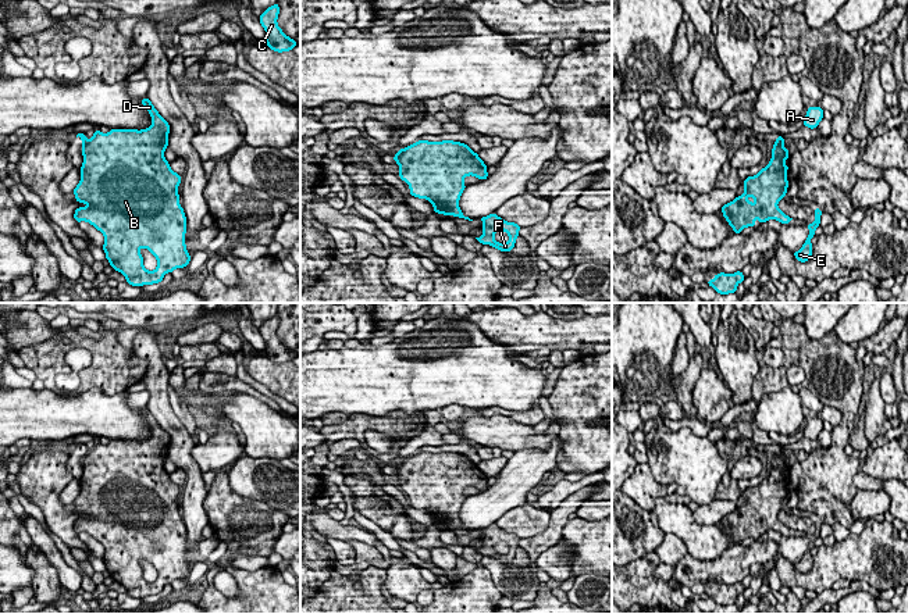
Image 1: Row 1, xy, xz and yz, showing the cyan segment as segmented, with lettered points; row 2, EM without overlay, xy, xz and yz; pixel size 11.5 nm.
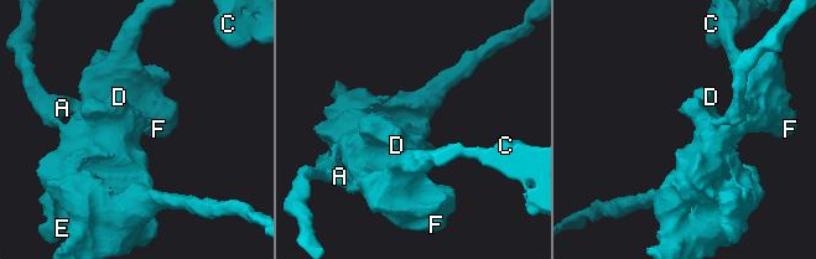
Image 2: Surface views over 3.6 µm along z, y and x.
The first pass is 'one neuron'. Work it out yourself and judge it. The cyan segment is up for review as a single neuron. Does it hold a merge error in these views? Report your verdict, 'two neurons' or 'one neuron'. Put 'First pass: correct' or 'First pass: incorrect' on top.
First pass: incorrect
two neurons

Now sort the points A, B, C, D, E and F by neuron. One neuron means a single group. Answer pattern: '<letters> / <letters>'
A / B C D E F

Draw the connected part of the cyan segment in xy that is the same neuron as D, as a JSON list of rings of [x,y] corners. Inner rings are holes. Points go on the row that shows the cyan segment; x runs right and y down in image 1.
[[[147,97],[142,104],[150,113],[152,126],[142,131],[110,129],[108,133],[96,129],[82,147],[81,181],[72,190],[76,201],[88,204],[75,210],[75,221],[86,221],[104,235],[103,250],[110,265],[127,278],[127,283],[138,288],[160,283],[165,274],[185,268],[190,261],[185,244],[186,217],[177,190],[182,176],[164,158],[170,124]],[[140,247],[157,258],[154,271],[143,267]]]

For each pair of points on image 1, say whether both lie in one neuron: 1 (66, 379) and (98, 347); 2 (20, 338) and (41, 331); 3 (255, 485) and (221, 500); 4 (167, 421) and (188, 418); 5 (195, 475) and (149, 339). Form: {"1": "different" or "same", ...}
{"1": "different", "2": "same", "3": "different", "4": "different", "5": "same"}

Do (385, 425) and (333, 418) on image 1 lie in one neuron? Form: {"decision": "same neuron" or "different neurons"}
{"decision": "different neurons"}

